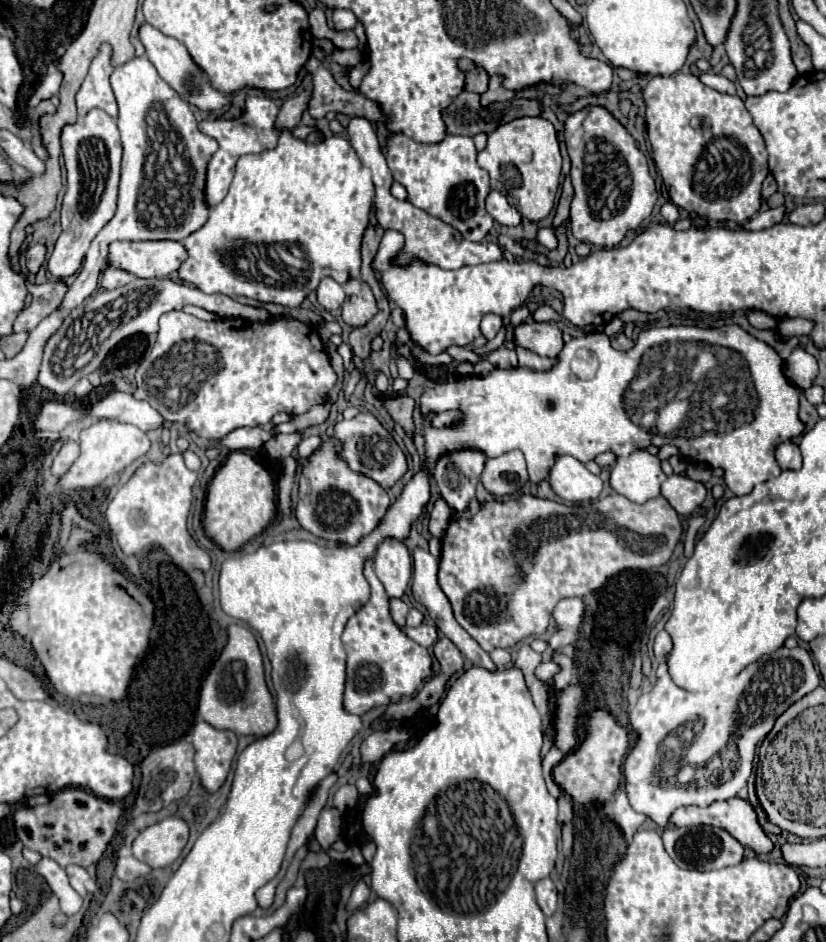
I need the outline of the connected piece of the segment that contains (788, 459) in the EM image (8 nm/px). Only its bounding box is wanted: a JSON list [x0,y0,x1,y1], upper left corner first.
[776,440,802,470]

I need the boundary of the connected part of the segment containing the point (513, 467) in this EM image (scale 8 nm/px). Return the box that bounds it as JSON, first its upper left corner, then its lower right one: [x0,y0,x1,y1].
[482,450,528,496]

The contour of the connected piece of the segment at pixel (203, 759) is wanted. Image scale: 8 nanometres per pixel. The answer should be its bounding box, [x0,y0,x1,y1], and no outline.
[188,720,236,792]

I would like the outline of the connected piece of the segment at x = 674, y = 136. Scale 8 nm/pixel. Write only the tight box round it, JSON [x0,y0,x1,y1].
[644,74,768,224]

